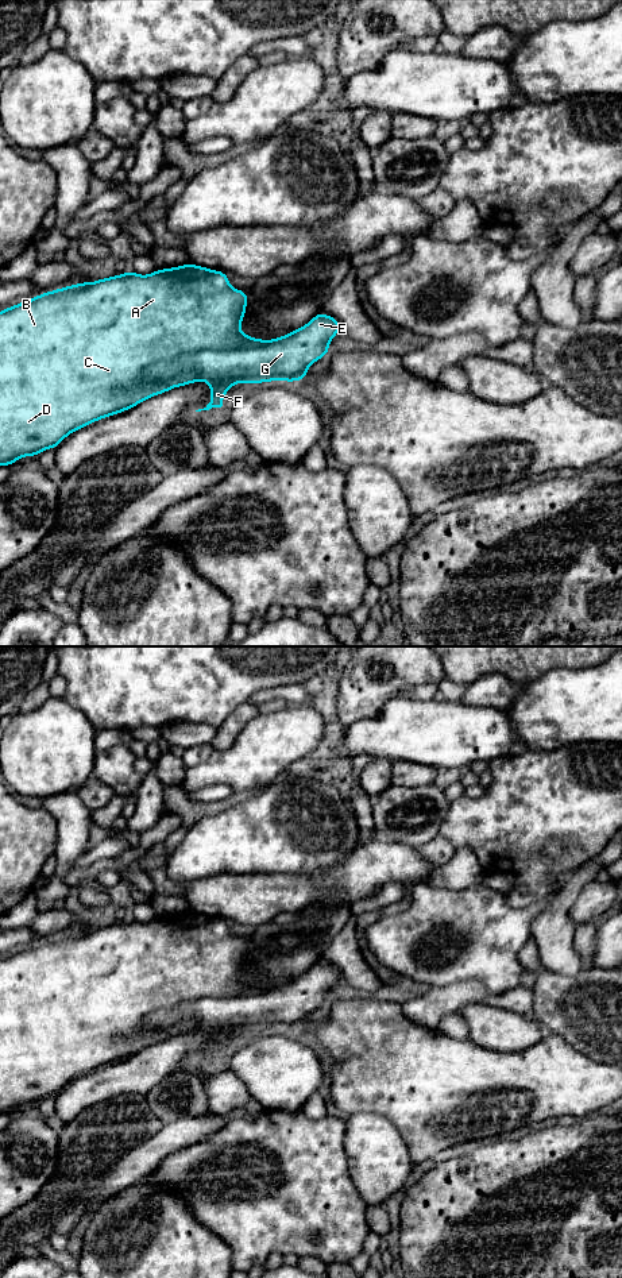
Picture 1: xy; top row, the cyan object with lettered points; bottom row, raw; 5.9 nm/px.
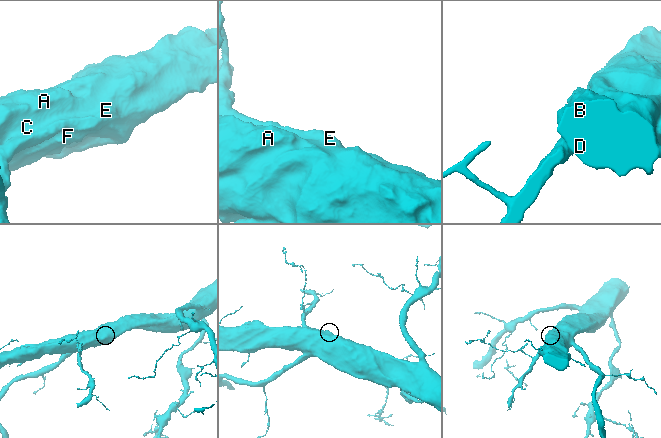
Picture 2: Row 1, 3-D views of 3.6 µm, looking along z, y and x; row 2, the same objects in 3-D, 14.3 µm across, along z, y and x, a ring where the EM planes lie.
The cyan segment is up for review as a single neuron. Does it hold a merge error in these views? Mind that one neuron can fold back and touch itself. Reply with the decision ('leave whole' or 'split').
leave whole

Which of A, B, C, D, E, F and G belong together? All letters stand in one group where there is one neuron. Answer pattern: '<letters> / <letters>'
A B C D E F G

